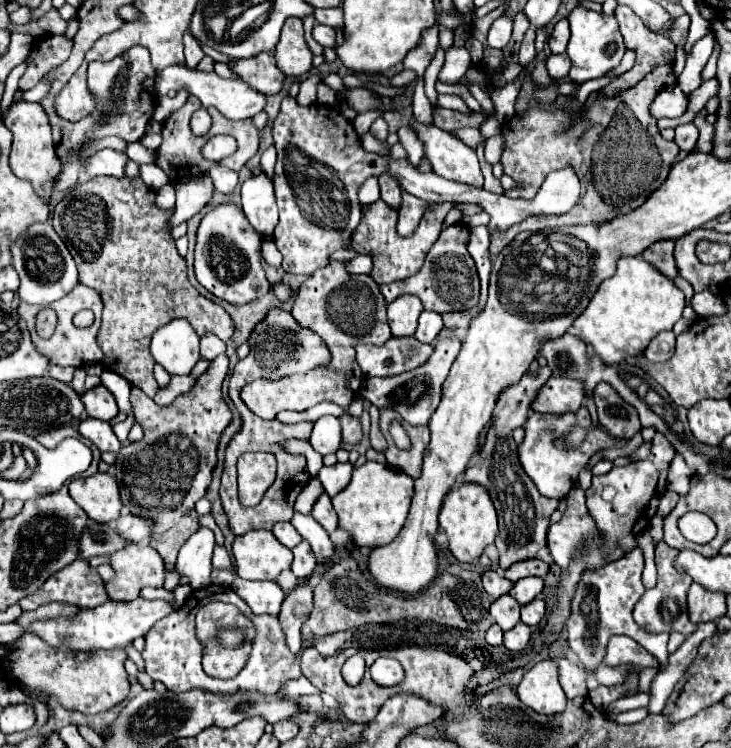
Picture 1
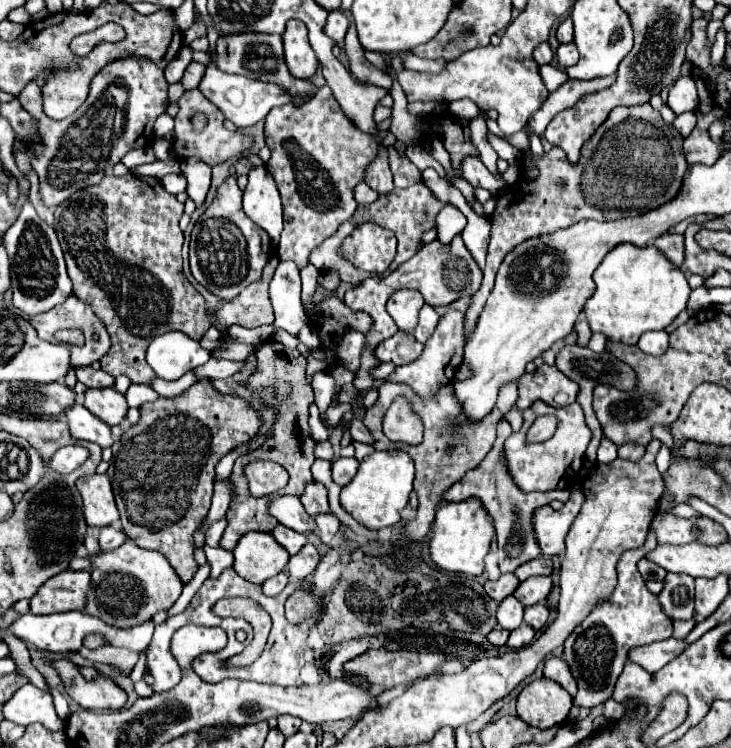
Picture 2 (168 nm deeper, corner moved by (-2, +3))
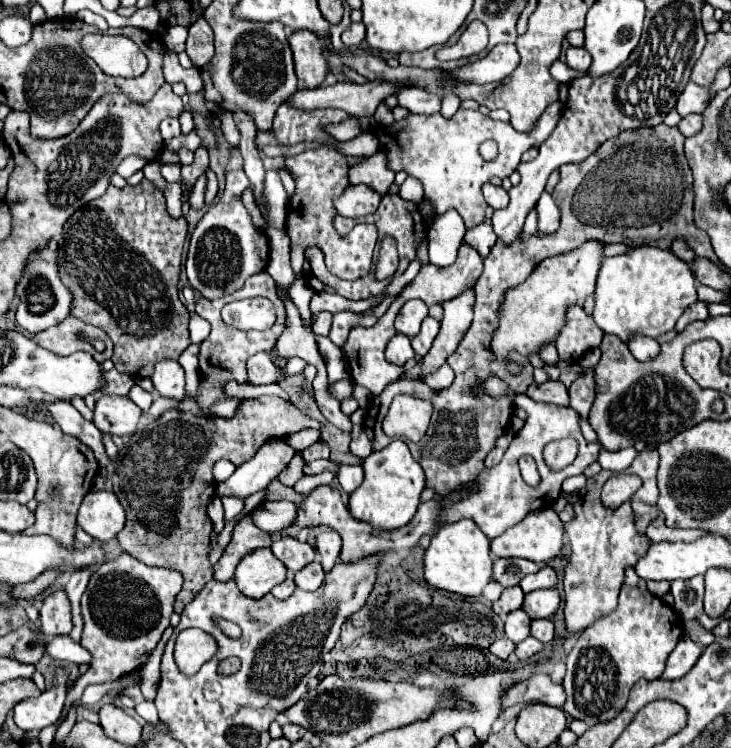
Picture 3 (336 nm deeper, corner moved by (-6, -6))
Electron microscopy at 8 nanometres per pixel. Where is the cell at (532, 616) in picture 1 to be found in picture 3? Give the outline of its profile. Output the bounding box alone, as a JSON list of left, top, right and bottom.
[531,620,553,644]

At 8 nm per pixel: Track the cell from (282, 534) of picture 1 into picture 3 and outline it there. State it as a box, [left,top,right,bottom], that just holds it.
[271,536,315,572]

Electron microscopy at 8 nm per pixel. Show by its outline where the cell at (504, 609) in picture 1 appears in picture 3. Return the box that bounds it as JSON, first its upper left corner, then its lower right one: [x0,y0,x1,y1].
[505,610,531,644]

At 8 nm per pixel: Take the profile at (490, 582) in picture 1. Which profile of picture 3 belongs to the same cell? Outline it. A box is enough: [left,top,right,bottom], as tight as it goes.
[493,586,523,614]

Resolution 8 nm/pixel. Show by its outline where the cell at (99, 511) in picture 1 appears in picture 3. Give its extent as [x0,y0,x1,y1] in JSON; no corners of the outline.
[77,490,125,542]

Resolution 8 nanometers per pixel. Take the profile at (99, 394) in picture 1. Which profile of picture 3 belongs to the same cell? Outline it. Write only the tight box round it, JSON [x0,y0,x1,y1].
[93,396,141,436]

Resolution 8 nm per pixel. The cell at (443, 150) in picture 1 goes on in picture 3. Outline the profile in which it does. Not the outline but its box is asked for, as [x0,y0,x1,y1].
[483,184,509,208]

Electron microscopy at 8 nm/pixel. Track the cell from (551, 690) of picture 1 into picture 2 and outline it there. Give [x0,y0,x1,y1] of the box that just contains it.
[517,677,571,729]

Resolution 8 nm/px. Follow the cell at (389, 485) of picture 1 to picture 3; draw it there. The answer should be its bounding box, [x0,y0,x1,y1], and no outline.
[337,440,425,528]

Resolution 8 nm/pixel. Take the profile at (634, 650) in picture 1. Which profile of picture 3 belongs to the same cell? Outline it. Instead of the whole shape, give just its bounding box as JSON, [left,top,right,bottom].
[663,636,703,680]

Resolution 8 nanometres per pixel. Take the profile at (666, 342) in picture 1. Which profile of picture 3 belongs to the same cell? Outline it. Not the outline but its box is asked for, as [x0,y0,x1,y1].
[627,336,659,362]

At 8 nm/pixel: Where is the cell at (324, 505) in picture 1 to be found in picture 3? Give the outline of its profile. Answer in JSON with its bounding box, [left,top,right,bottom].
[315,532,341,572]

